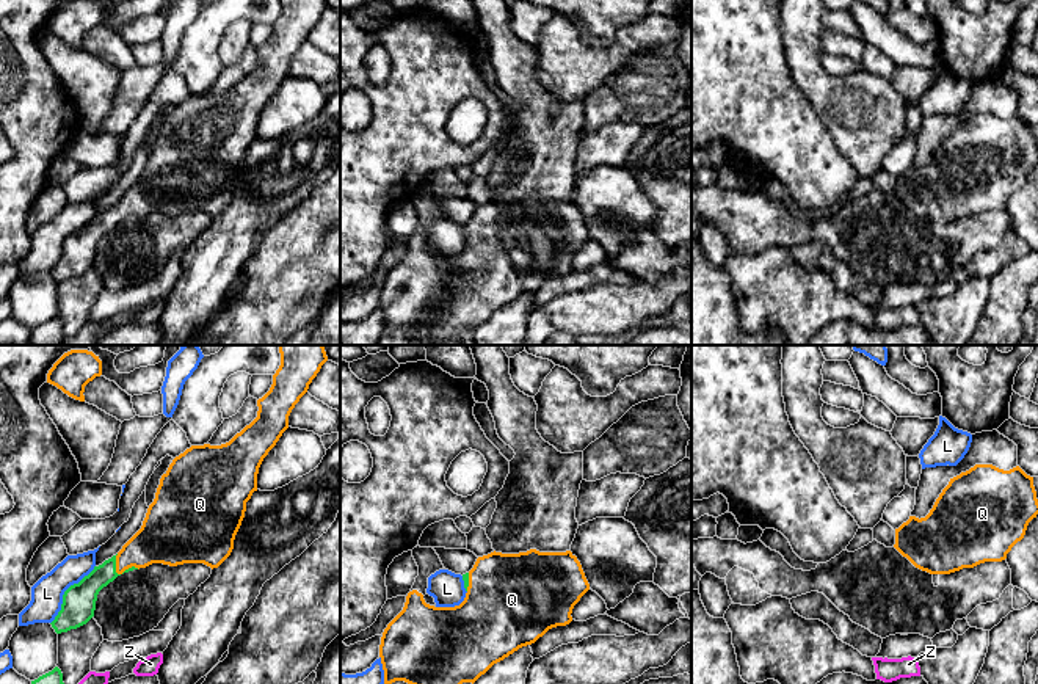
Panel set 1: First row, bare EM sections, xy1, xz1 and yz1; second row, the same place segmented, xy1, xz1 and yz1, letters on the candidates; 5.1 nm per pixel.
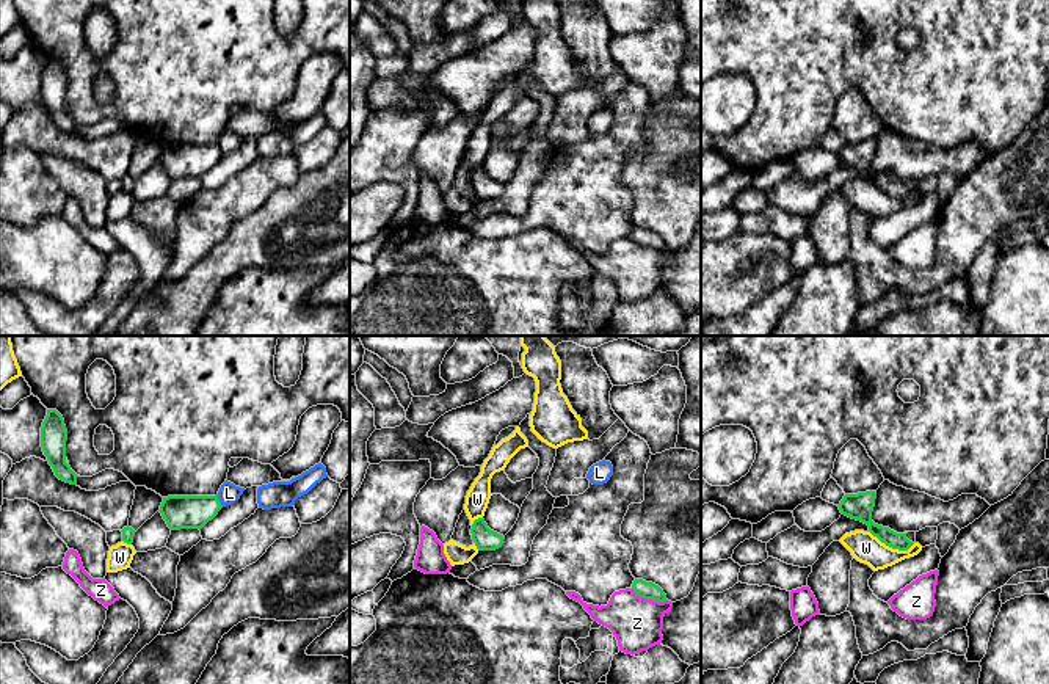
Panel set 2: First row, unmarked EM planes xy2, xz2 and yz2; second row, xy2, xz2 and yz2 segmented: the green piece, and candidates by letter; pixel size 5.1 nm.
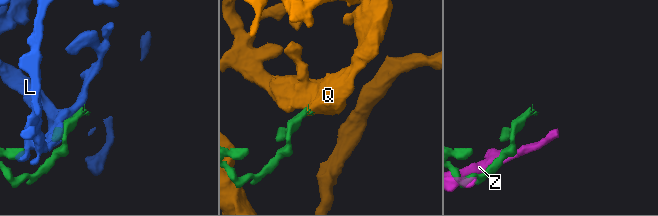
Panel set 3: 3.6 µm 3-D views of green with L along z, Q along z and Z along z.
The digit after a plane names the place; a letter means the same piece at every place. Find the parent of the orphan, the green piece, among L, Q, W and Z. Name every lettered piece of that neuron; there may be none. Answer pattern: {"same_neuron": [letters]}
{"same_neuron": ["Q"]}

